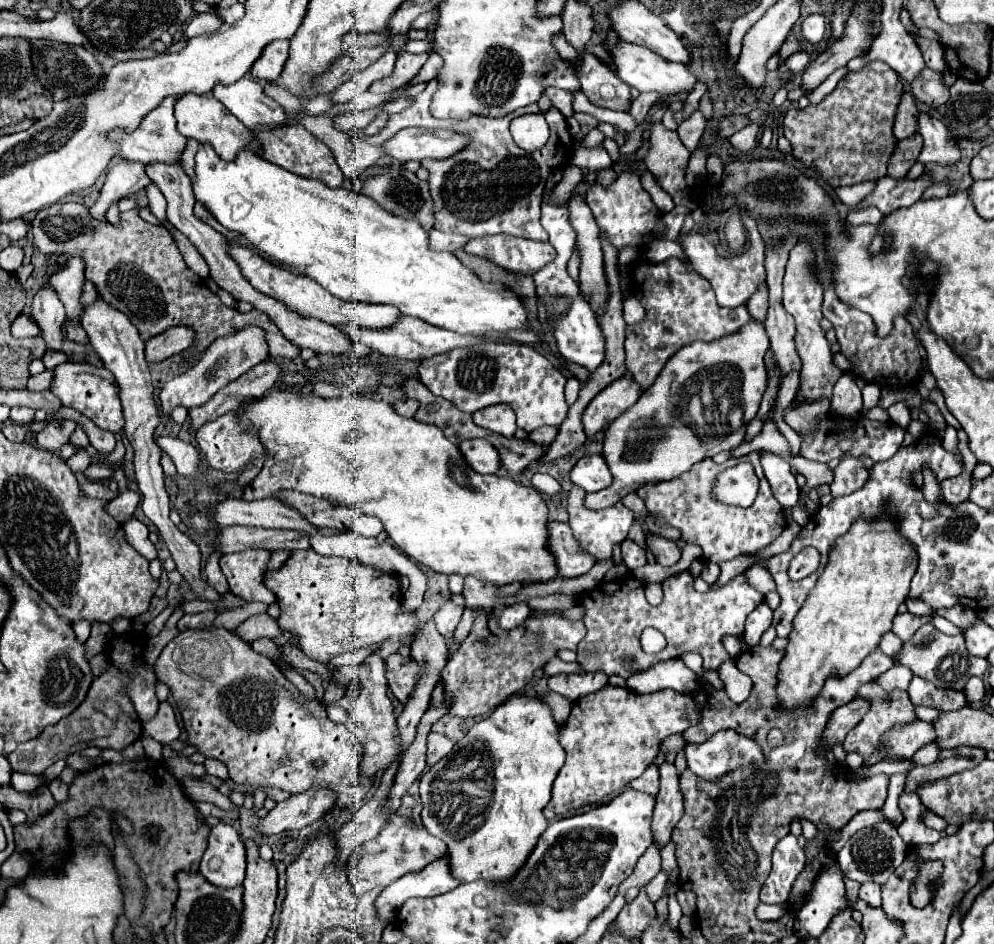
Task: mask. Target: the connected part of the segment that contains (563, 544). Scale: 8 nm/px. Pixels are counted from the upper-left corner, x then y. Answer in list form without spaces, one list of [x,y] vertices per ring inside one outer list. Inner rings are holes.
[[[550,523],[550,549],[556,557],[560,577],[580,577],[596,565],[596,559],[580,547],[568,523]]]

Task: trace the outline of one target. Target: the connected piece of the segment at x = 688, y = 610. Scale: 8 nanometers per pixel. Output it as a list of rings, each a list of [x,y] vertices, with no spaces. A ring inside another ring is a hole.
[[[688,571],[678,573],[674,577],[668,577],[664,581],[664,601],[658,607],[652,607],[646,597],[644,597],[644,583],[638,581],[636,577],[626,577],[626,579],[618,579],[618,581],[602,581],[598,587],[590,589],[590,591],[582,591],[576,595],[576,603],[580,603],[584,607],[584,625],[588,629],[586,637],[580,641],[576,653],[578,659],[576,663],[584,669],[584,671],[604,671],[606,675],[620,675],[624,679],[628,679],[632,673],[640,673],[646,671],[648,667],[660,663],[660,661],[670,661],[670,659],[680,659],[686,651],[696,651],[702,655],[704,659],[704,669],[712,669],[718,671],[718,667],[732,659],[728,655],[728,651],[722,645],[722,639],[726,635],[740,635],[744,631],[744,621],[746,617],[764,601],[764,597],[746,581],[744,575],[736,575],[734,579],[730,579],[726,585],[718,587],[716,591],[708,591],[708,593],[698,593],[694,589],[694,581],[692,575]],[[646,627],[654,627],[658,631],[664,633],[668,645],[664,651],[648,655],[642,651],[640,645],[640,633]]]

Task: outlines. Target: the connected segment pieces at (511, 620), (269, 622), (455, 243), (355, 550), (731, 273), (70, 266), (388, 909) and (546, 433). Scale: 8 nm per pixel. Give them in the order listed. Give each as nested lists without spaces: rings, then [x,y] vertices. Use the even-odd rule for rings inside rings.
[[[516,603],[500,613],[498,625],[500,625],[500,629],[510,631],[510,629],[518,627],[520,623],[524,623],[528,619],[528,615],[530,615],[530,607],[526,603]]]
[[[262,613],[246,619],[234,633],[246,641],[254,641],[260,637],[270,637],[270,639],[278,637],[278,635],[282,635],[282,629],[274,619],[270,619],[266,613]]]
[[[436,229],[430,231],[430,249],[434,249],[434,251],[454,251],[454,249],[462,249],[468,241],[470,241],[470,237],[464,237],[464,235],[442,233],[442,231],[436,231]]]
[[[348,531],[348,533],[340,533],[340,535],[334,535],[334,537],[320,537],[320,533],[312,533],[312,549],[318,553],[318,555],[336,555],[336,557],[348,557],[348,559],[356,559],[356,561],[362,561],[366,565],[372,565],[372,567],[378,567],[378,569],[384,569],[384,571],[396,571],[398,575],[406,576],[409,579],[410,586],[408,591],[402,595],[402,605],[406,605],[408,609],[418,609],[420,603],[422,603],[422,597],[424,597],[424,591],[426,591],[426,575],[416,569],[414,561],[410,561],[406,555],[402,555],[396,547],[392,547],[388,541],[376,541],[374,537],[368,539],[368,537],[362,537],[360,533],[356,531]]]
[[[746,212],[742,213],[742,220],[748,233],[750,233],[750,247],[748,247],[748,251],[744,255],[738,255],[738,257],[714,255],[714,245],[708,239],[708,235],[686,233],[686,235],[678,237],[678,243],[682,245],[682,249],[684,249],[686,257],[688,257],[688,263],[692,265],[692,269],[698,275],[702,275],[704,279],[710,281],[718,303],[724,305],[724,307],[744,305],[752,297],[752,293],[758,289],[758,285],[766,279],[764,277],[764,251],[766,251],[766,245],[764,245],[762,237],[760,237],[756,220]]]
[[[68,257],[66,267],[58,271],[50,279],[52,287],[58,291],[60,301],[66,307],[68,317],[76,317],[80,313],[80,293],[84,285],[84,261],[78,261],[78,257]]]
[[[442,857],[442,861],[434,861],[432,865],[428,865],[428,869],[422,869],[420,873],[402,877],[400,881],[388,885],[374,903],[376,913],[380,919],[391,922],[406,899],[442,895],[446,891],[452,891],[454,887],[456,881],[452,881],[452,875],[448,873],[448,859]]]
[[[540,427],[530,433],[530,439],[540,445],[550,445],[558,433],[558,427]]]

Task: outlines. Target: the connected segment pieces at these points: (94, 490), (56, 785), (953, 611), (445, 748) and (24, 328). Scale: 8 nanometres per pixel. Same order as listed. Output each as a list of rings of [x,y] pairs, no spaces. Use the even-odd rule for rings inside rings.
[[[76,473],[76,477],[78,477],[78,481],[80,481],[80,487],[82,487],[82,491],[84,491],[88,497],[96,497],[96,499],[112,501],[112,499],[118,495],[116,491],[110,491],[110,489],[108,489],[108,485],[100,483],[100,481],[96,481],[96,483],[90,483],[90,481],[84,477],[84,473]]]
[[[54,779],[52,781],[52,795],[54,795],[54,799],[58,801],[58,803],[62,803],[62,801],[66,801],[68,799],[68,785],[64,785],[60,779]]]
[[[956,605],[956,607],[950,607],[948,609],[938,609],[936,613],[950,621],[950,623],[958,625],[962,631],[966,631],[966,629],[968,629],[968,625],[972,625],[972,621],[976,621],[976,619],[978,619],[978,617],[976,617],[976,613],[974,613],[972,609],[964,609],[964,607],[960,607],[960,605]]]
[[[430,733],[428,735],[428,759],[426,759],[428,767],[432,767],[444,755],[448,755],[452,751],[452,747],[454,747],[454,741],[452,739],[448,739],[448,737],[440,735],[440,733]]]
[[[18,315],[16,321],[12,323],[12,335],[14,337],[36,337],[40,333],[38,325],[32,323],[32,319],[28,315]]]

